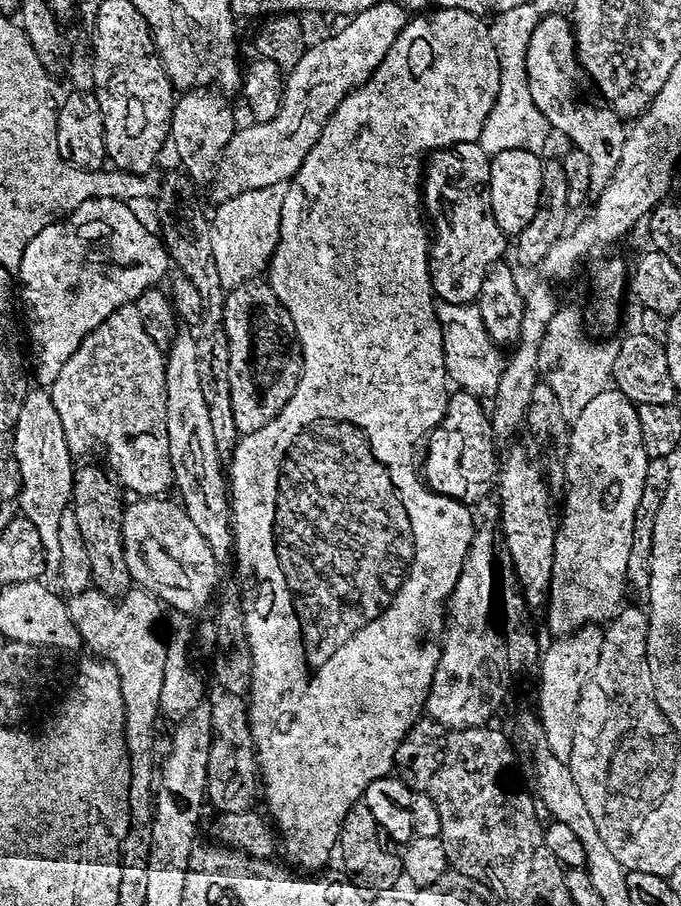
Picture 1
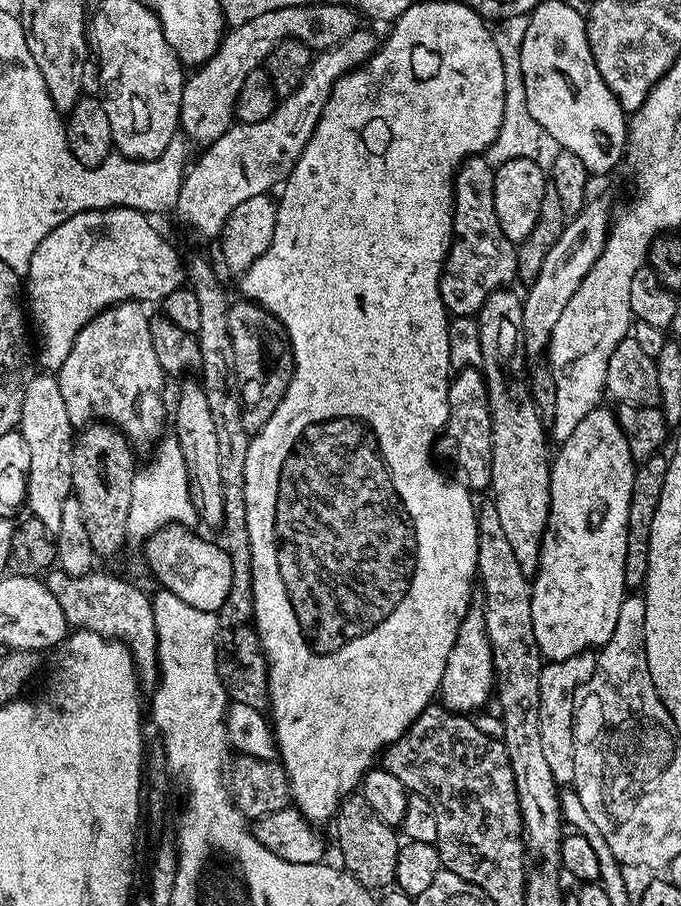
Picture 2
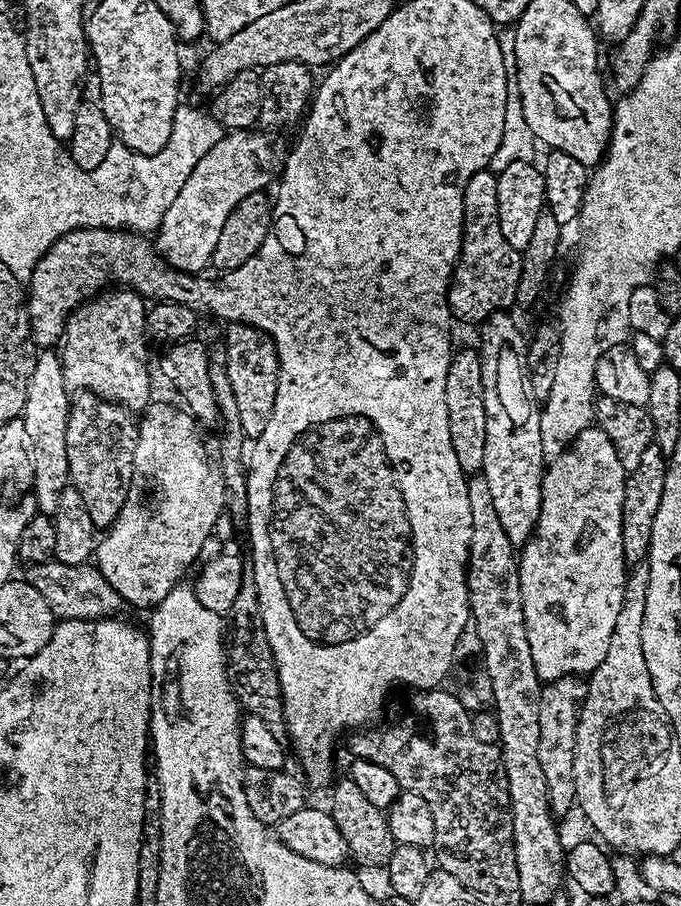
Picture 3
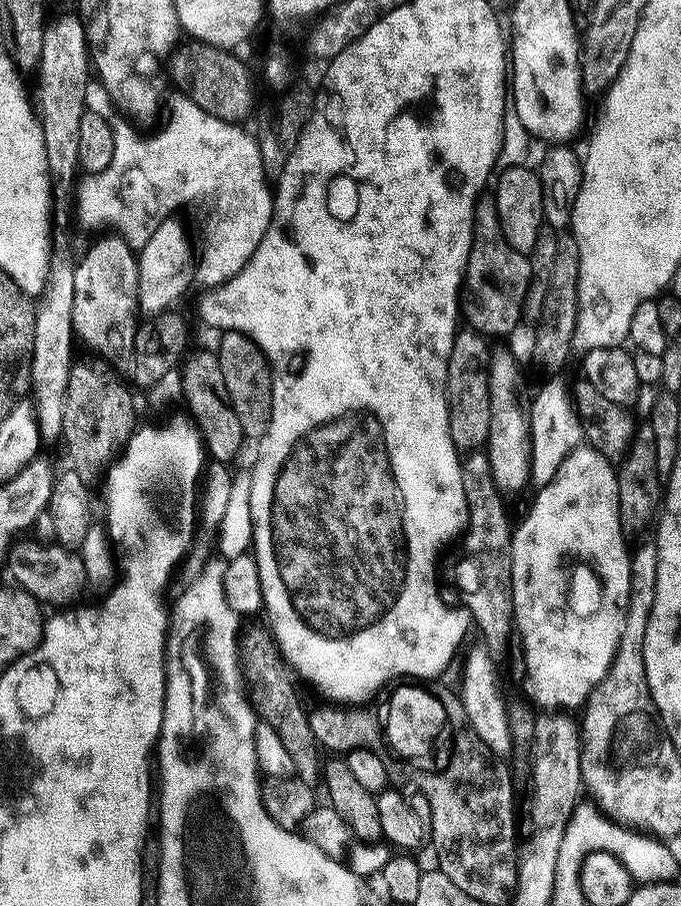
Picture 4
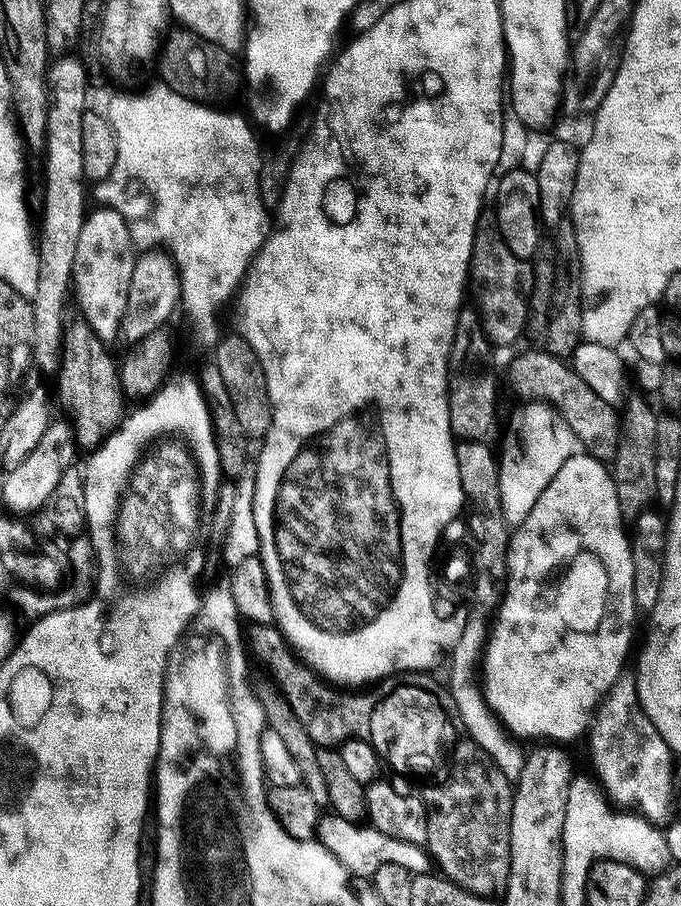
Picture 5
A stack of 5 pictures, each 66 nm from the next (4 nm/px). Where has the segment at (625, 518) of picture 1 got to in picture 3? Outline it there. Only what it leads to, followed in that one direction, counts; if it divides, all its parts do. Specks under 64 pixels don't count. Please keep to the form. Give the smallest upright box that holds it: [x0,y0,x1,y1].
[518,426,626,682]

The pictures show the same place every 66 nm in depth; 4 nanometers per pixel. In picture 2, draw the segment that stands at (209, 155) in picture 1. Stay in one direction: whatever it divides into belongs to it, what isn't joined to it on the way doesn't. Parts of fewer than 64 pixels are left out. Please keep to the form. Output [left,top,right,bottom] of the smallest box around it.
[179,3,350,146]

